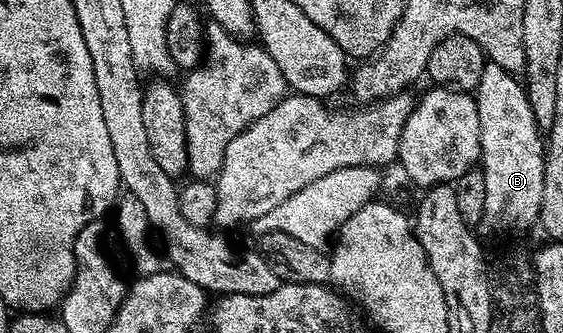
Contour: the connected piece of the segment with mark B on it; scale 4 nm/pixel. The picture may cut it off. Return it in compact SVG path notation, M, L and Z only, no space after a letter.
M486 62L483 77L479 77L475 98L479 109L481 138L479 166L483 181L487 181L487 205L480 226L489 231L525 231L532 223L534 226L541 217L546 140L542 132L537 130L535 113L531 113L531 101L527 101L524 82L516 74Z

